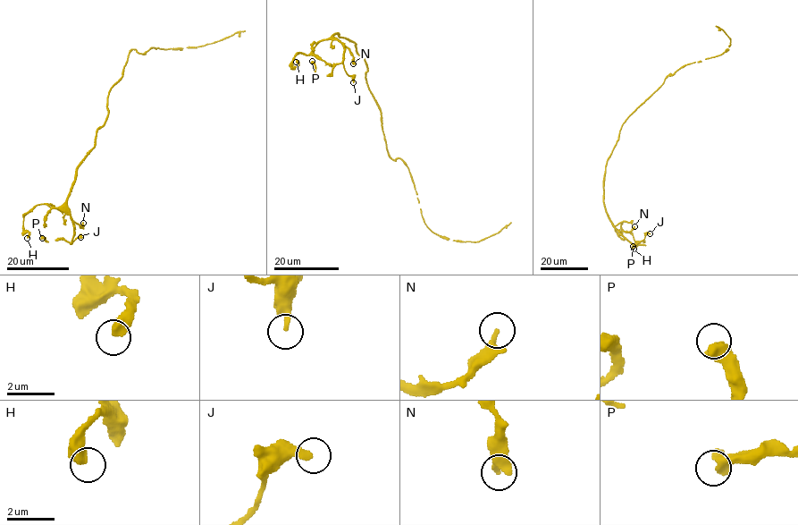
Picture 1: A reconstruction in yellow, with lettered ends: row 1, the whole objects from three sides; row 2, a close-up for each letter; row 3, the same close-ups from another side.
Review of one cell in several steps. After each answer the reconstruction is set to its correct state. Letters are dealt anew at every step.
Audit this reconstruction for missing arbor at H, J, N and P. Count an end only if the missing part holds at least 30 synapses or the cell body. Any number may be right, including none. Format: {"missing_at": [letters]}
{"missing_at": []}

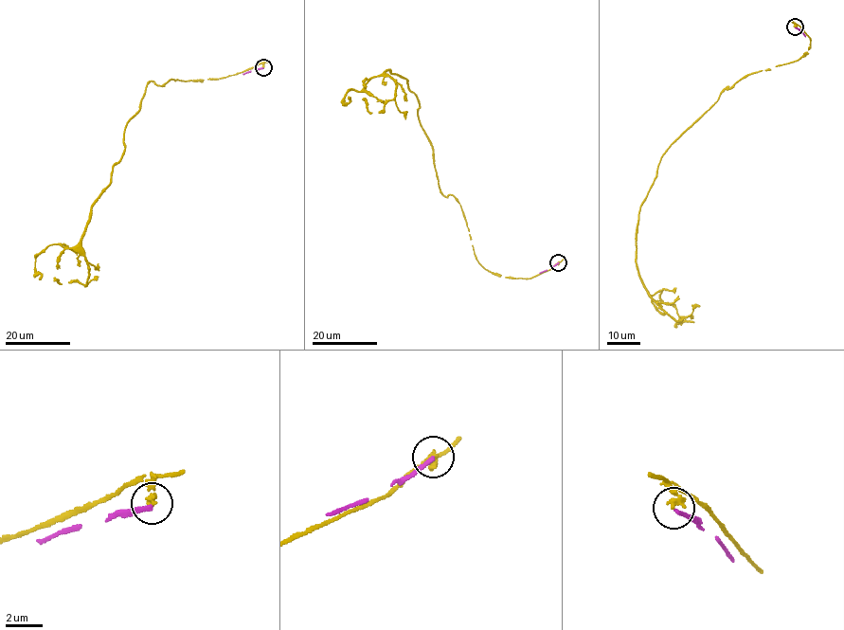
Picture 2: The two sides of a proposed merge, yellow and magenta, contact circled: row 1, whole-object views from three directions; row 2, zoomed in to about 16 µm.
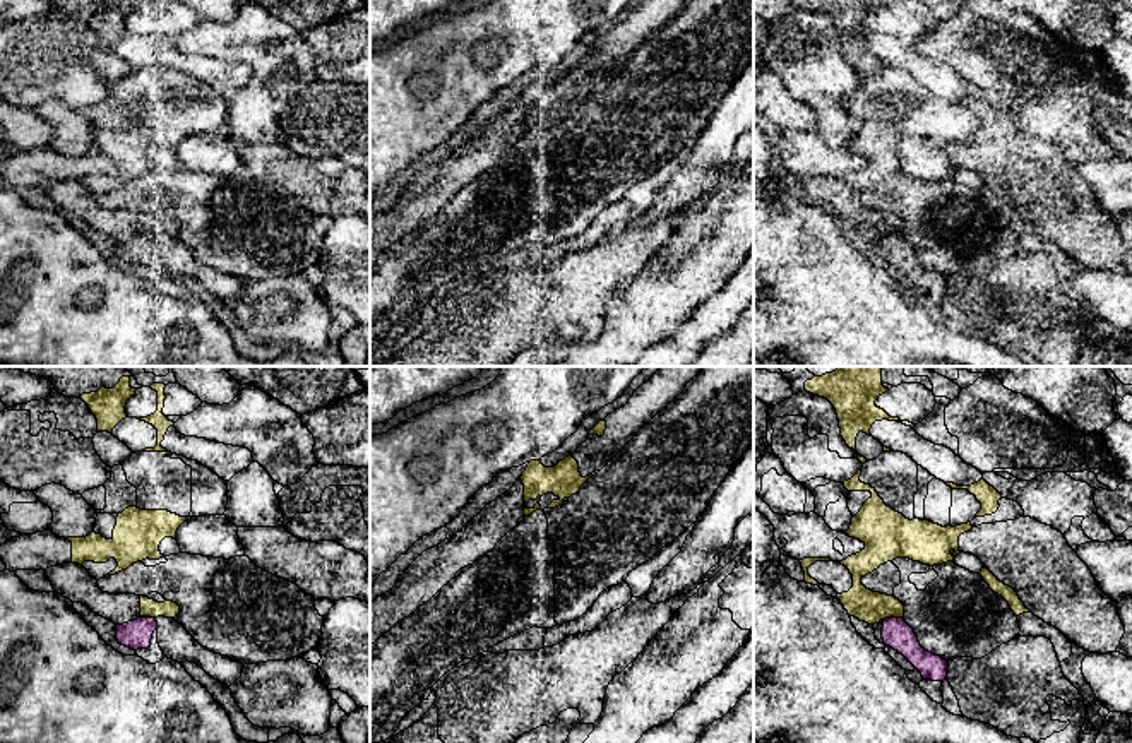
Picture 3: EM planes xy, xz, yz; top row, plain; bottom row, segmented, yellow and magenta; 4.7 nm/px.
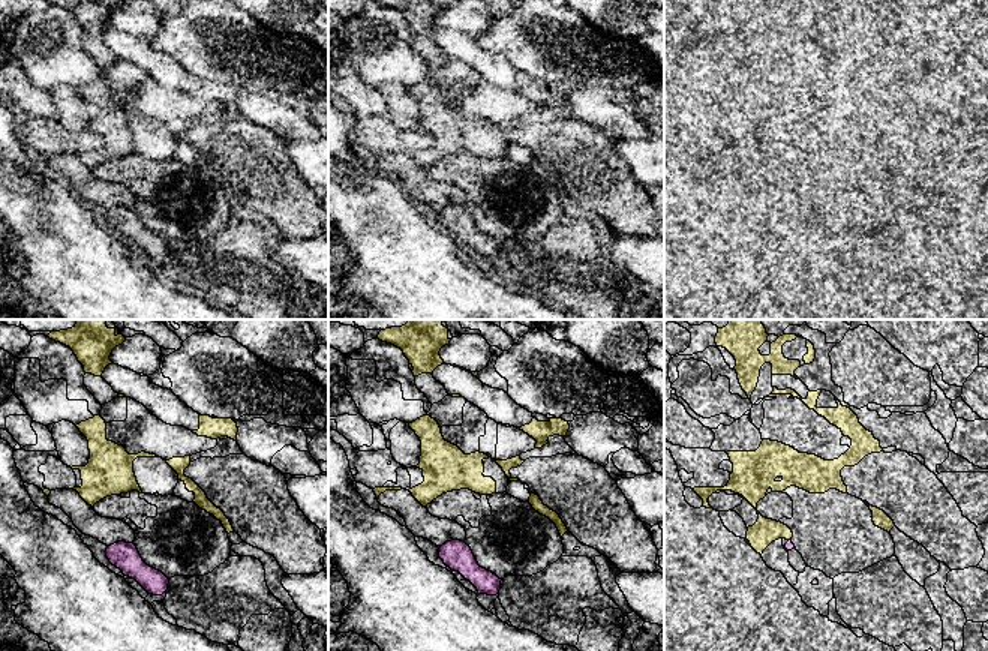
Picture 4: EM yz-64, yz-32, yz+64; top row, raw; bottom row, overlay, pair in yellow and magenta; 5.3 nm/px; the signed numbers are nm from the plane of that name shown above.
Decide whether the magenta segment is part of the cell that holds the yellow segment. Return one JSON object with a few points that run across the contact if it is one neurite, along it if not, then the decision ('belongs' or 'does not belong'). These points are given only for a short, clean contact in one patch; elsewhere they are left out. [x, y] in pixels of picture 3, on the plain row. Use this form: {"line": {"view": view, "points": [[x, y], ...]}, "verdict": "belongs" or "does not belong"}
{"verdict": "does not belong"}

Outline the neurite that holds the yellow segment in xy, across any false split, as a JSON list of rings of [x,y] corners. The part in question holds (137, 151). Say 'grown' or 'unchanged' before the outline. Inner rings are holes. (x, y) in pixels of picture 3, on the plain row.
unchanged | [[[128,123],[118,130],[111,156],[96,149],[86,154],[67,154],[72,159],[72,180],[106,180],[115,175],[118,183],[110,188],[110,192],[115,192],[146,175],[159,176],[163,173],[161,158],[164,154],[176,156],[178,144],[190,135],[168,127]]]

